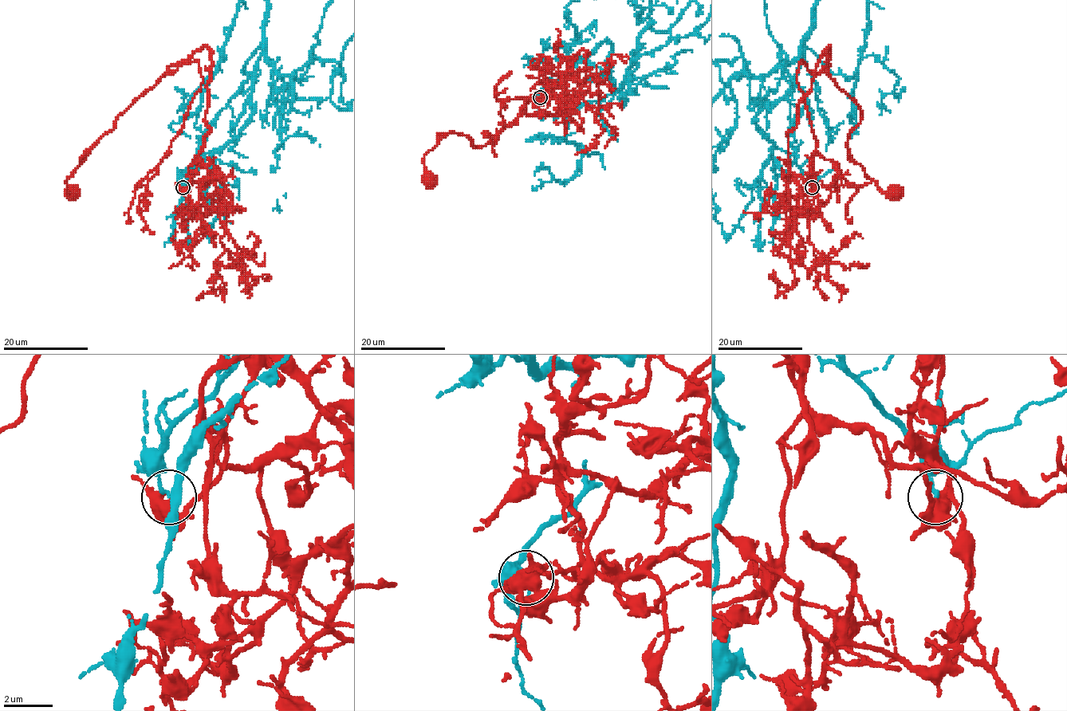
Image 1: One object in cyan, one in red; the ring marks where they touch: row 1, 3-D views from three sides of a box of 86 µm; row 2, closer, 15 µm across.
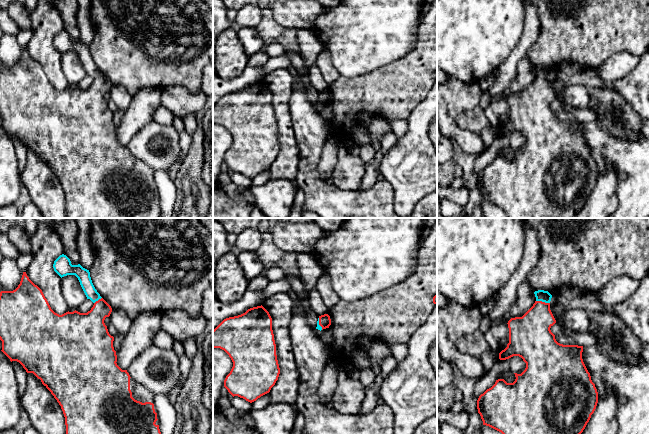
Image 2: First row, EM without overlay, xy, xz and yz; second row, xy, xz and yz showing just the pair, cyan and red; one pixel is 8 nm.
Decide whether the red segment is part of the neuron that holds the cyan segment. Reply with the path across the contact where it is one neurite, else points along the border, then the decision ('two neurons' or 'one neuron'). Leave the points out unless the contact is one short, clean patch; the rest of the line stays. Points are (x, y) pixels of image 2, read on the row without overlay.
border along yz (536, 76), (549, 79); two neurons

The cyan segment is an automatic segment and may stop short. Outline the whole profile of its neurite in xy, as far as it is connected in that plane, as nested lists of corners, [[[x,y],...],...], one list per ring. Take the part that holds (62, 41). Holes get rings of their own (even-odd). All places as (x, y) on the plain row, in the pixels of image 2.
[[[60,31],[54,37],[53,44],[61,54],[67,51],[75,51],[87,75],[90,75],[93,79],[102,74],[92,59],[89,46],[83,44],[80,40],[72,41],[66,31]]]

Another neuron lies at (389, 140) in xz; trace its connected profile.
[[[390,129],[381,139],[381,151],[382,154],[384,155],[387,153],[390,149],[392,149],[398,141],[398,138],[396,135],[392,132]]]

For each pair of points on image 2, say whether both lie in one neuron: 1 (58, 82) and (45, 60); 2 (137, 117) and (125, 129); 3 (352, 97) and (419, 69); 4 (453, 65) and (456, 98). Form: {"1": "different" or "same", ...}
{"1": "same", "2": "same", "3": "same", "4": "different"}

